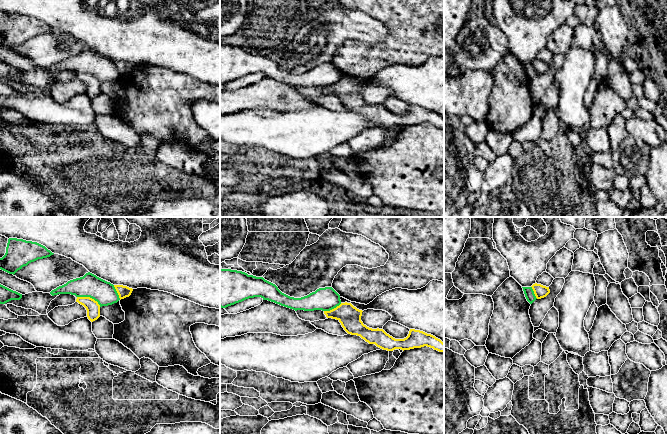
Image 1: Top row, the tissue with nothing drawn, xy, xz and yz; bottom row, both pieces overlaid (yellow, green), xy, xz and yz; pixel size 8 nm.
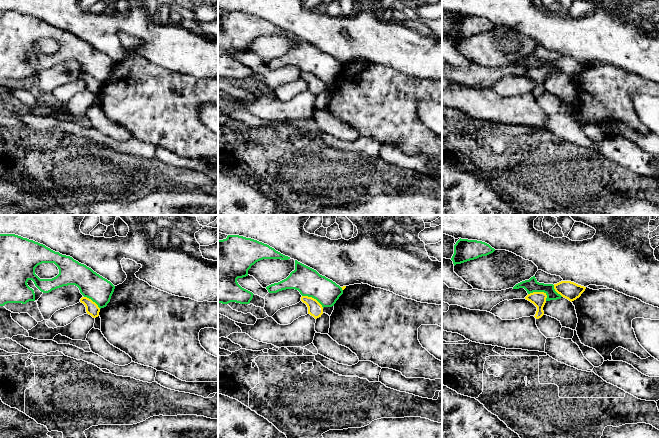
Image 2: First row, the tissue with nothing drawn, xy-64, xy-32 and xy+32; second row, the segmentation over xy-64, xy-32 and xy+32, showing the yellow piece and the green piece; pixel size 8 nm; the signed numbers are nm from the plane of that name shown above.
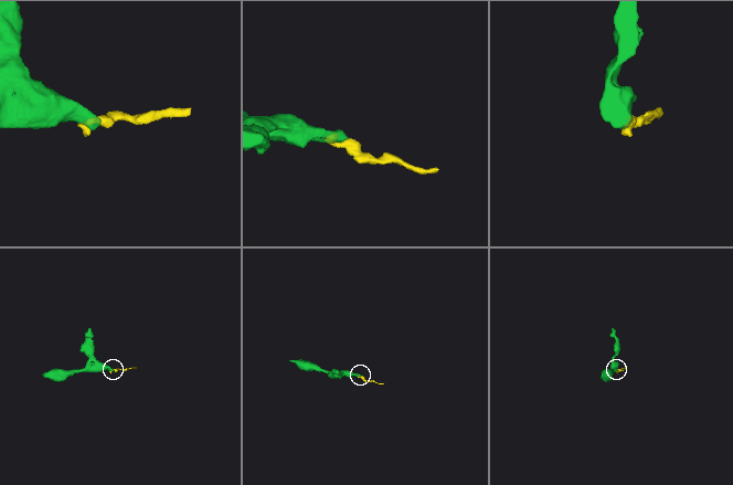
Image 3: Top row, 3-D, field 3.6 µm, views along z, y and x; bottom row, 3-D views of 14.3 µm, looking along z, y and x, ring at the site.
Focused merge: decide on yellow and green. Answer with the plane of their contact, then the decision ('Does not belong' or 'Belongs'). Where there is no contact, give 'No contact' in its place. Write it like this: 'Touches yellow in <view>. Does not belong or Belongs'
Touches yellow in xy. Does not belong

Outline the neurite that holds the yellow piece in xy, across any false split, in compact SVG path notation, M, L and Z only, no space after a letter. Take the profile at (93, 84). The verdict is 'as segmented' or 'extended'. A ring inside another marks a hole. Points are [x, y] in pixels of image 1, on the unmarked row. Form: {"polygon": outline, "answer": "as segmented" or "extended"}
{"polygon": "M77 73L76 78L83 81L87 86L88 95L93 98L100 93L100 81L90 73Z", "answer": "as segmented"}

